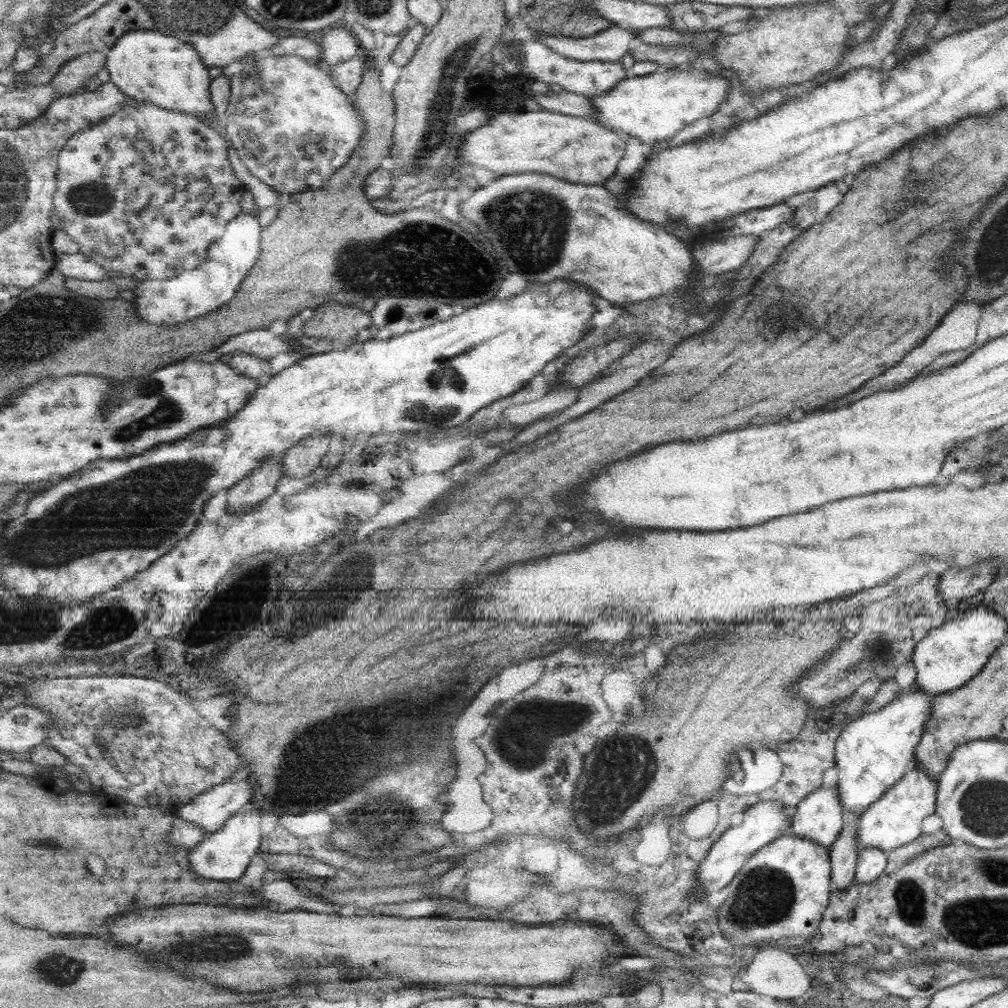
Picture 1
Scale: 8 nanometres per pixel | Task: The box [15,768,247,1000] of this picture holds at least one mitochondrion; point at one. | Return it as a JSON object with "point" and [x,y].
{"point":[62,970]}

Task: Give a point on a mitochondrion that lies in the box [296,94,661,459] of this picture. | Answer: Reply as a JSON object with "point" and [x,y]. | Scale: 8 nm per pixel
{"point":[369,268]}

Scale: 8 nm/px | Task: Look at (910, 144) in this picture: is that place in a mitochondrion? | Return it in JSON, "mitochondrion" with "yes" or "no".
{"mitochondrion":"no"}

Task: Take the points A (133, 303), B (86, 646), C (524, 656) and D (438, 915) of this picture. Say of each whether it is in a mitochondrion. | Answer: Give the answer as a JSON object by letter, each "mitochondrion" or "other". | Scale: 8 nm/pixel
{"A":"other","B":"mitochondrion","C":"other","D":"other"}

